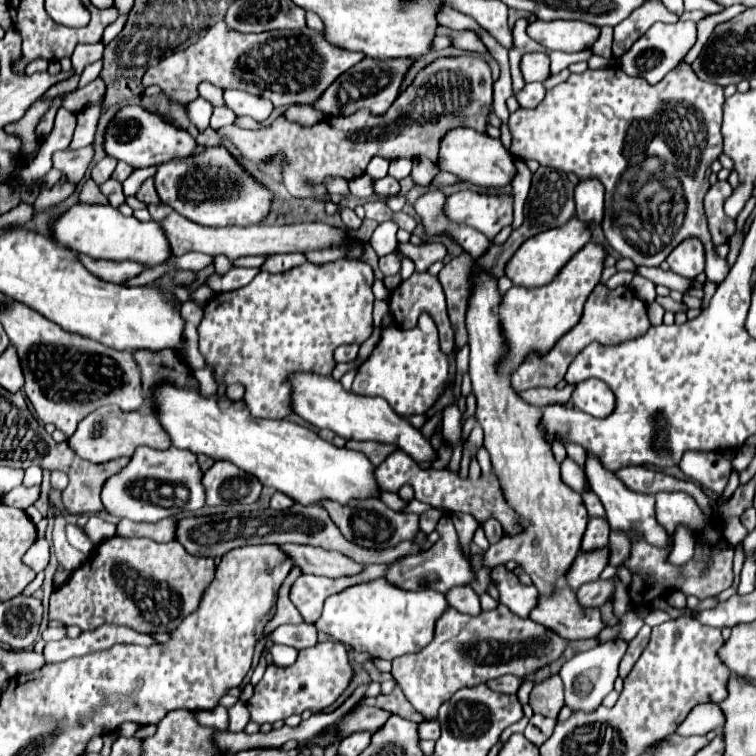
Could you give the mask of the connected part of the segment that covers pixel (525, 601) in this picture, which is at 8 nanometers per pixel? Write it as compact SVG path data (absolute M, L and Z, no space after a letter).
M504 565L494 567L492 581L498 581L496 587L500 591L500 603L510 607L518 617L526 619L530 617L530 611L538 607L538 589L534 585L522 585L512 571L506 571Z

